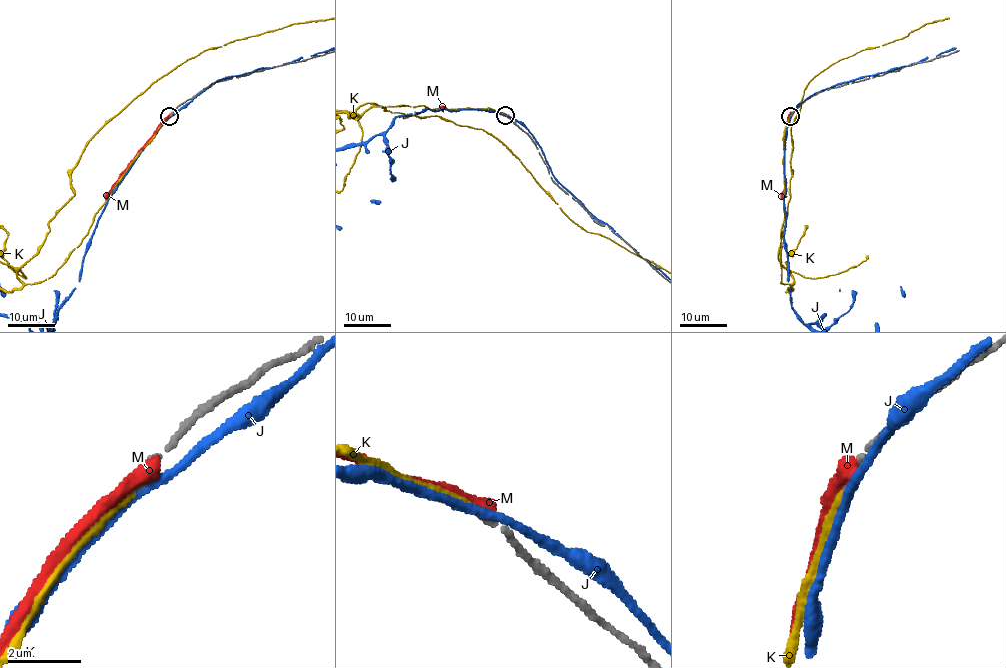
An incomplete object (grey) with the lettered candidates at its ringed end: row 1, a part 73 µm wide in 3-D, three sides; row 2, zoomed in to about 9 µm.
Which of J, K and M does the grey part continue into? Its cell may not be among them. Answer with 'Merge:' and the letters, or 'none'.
Merge: K

